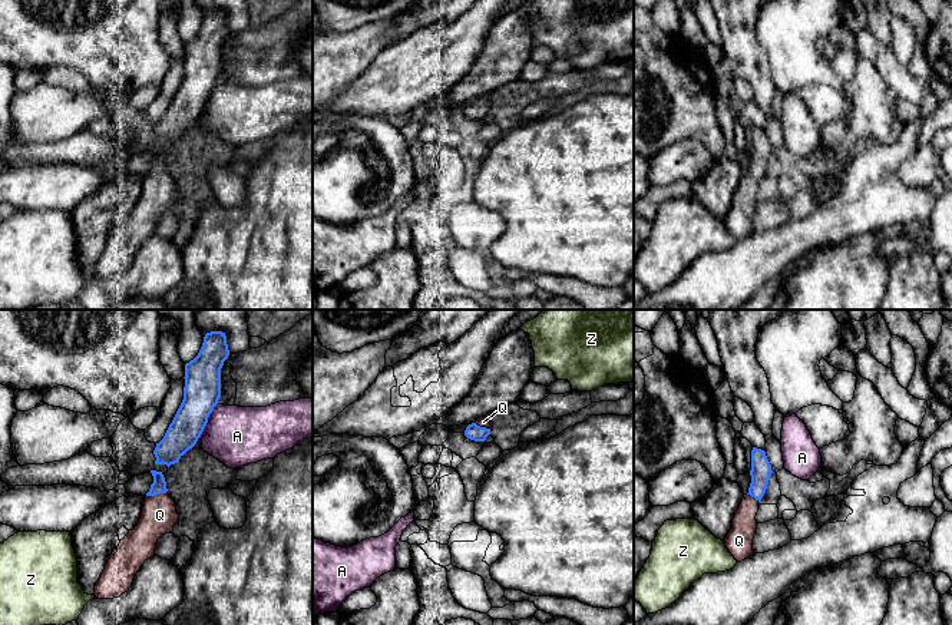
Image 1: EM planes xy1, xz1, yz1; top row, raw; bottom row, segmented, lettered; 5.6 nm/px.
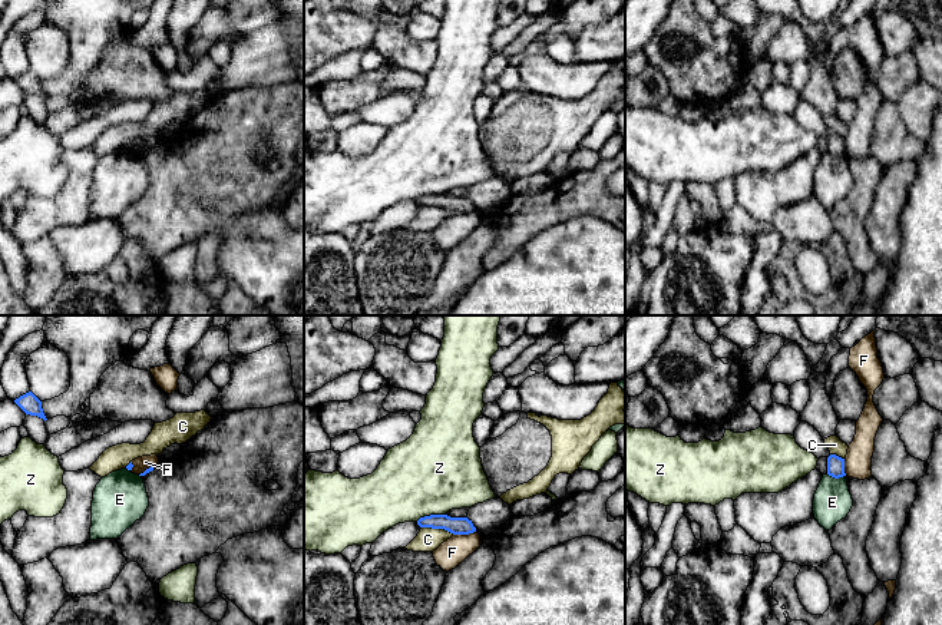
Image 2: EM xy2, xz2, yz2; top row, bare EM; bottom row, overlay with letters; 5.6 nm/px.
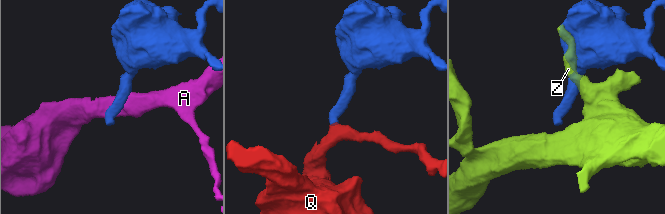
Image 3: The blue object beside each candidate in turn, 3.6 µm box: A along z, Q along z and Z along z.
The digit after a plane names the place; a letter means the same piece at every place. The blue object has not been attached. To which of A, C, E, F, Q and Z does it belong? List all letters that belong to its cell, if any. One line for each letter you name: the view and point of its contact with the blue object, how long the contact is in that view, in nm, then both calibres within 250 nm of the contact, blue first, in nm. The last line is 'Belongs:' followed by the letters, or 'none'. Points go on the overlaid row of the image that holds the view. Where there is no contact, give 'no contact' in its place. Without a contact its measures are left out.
Q: contact xy1 (156, 493); length 120 nm; calibres 80 and 200 nm
Belongs: Q

